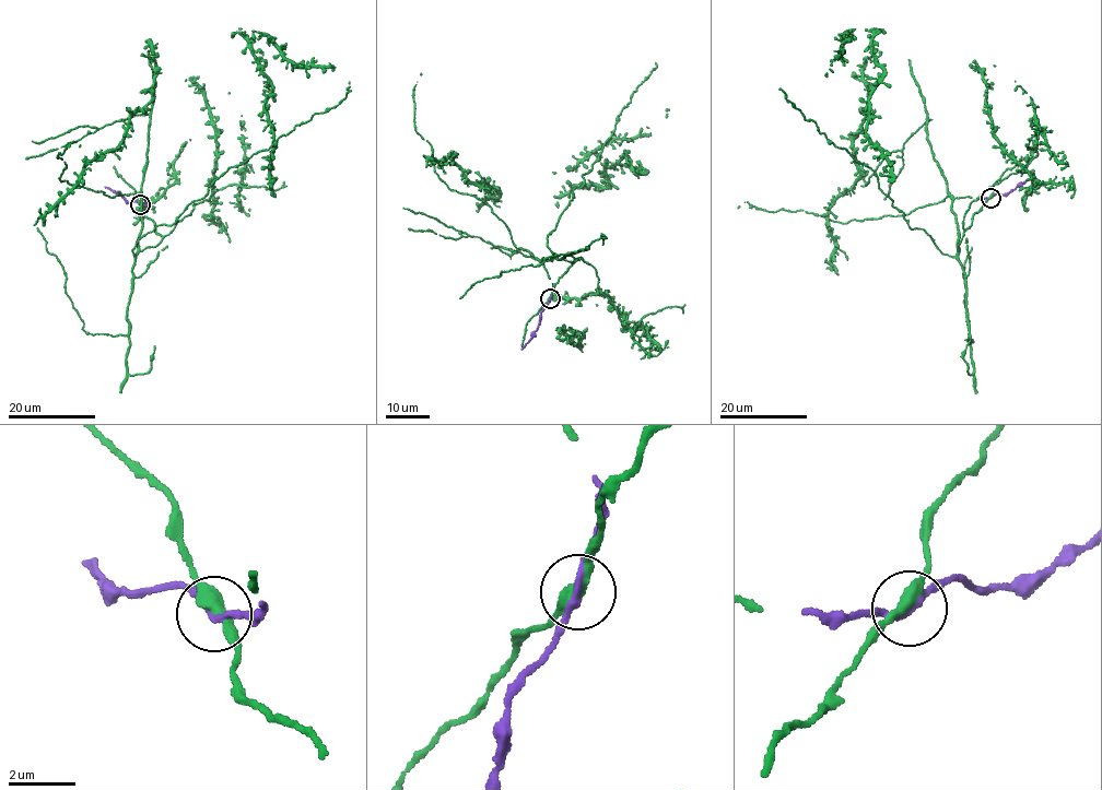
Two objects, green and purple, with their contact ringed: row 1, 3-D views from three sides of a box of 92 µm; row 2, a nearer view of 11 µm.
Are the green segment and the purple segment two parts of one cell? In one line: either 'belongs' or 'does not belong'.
belongs

